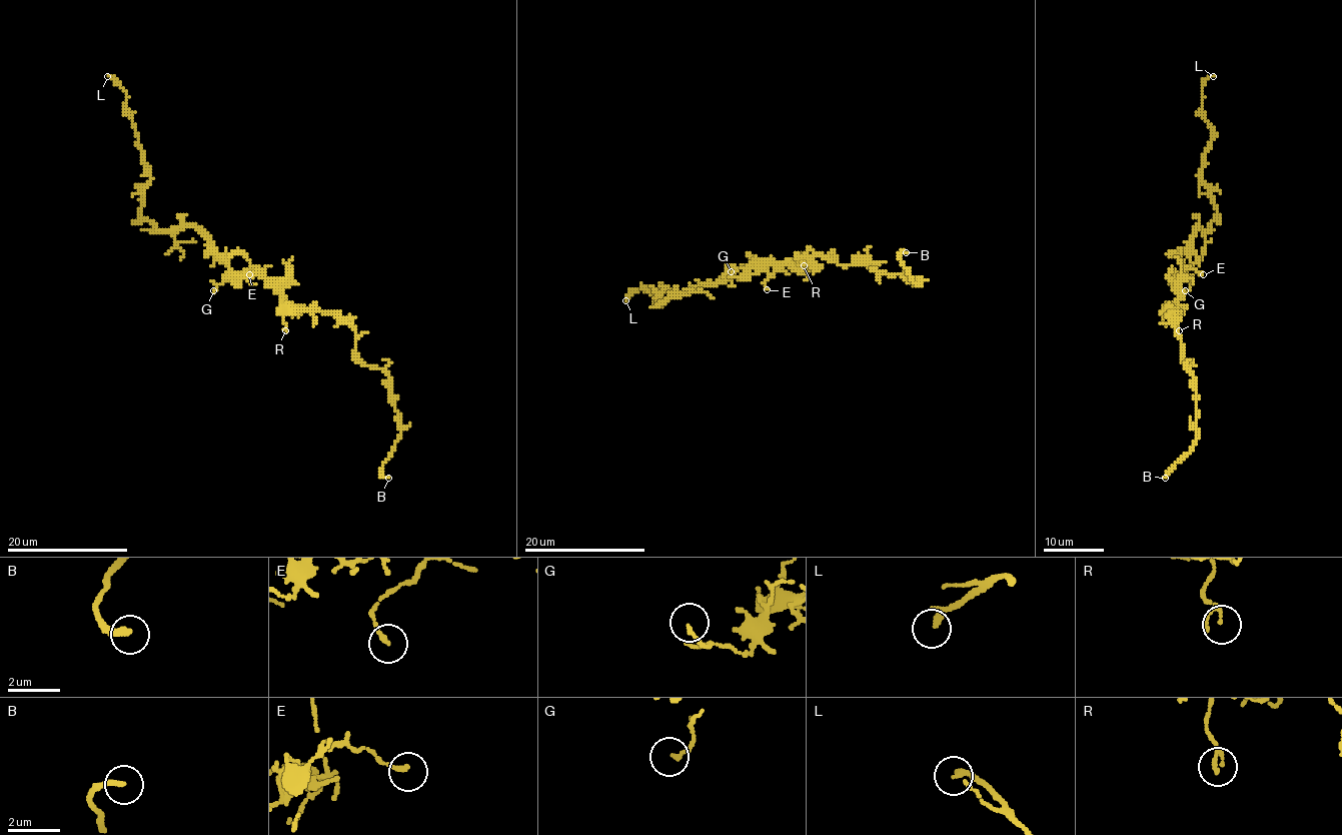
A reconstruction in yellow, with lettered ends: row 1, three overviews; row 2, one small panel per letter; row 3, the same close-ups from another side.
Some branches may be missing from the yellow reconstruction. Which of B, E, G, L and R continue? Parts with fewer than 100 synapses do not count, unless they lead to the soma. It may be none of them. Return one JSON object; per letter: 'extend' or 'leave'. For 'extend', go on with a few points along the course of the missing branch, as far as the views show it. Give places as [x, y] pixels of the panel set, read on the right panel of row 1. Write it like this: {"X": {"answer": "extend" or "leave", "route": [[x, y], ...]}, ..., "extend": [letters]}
{"B": {"answer": "extend", "route": [[1165, 478], [1165, 457], [1170, 453], [1189, 451], [1210, 424], [1209, 420]]}, "E": {"answer": "leave"}, "G": {"answer": "leave"}, "L": {"answer": "leave"}, "R": {"answer": "leave"}, "extend": ["B"]}

